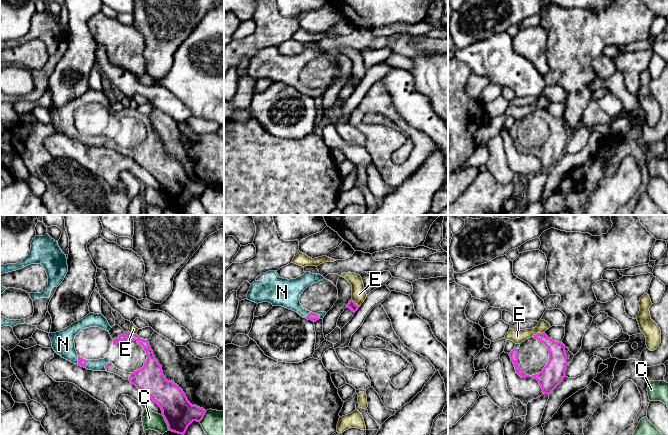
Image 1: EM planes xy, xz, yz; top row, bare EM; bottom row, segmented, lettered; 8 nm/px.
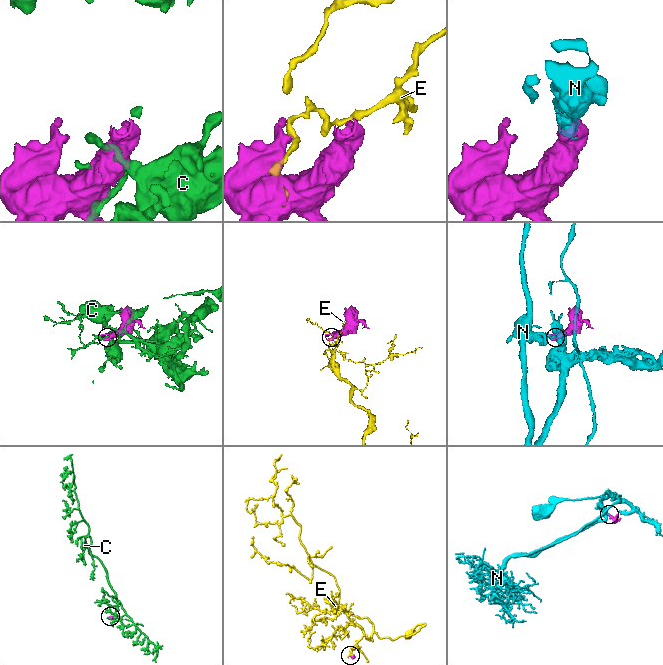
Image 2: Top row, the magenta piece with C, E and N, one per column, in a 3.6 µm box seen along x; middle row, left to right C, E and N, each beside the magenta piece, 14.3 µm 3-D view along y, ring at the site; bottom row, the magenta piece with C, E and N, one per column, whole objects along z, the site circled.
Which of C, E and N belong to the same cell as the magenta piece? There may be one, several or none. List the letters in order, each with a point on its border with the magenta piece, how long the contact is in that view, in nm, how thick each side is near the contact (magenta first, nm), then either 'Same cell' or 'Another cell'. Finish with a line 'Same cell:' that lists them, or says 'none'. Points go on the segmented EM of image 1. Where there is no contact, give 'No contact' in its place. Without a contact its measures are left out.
C: Touches magenta at xy (166, 422). Shared border 140 nm. Thickness 240 nm (magenta) against 140 nm. Another cell
E: Touches magenta at yz (537, 333). Shared border 100 nm. Thickness 140 nm (magenta) against 110 nm. Another cell
N: Touches magenta at xy (78, 360). Shared border 70 nm. Thickness 60 nm (magenta) against 180 nm. Same cell
Same cell: N

